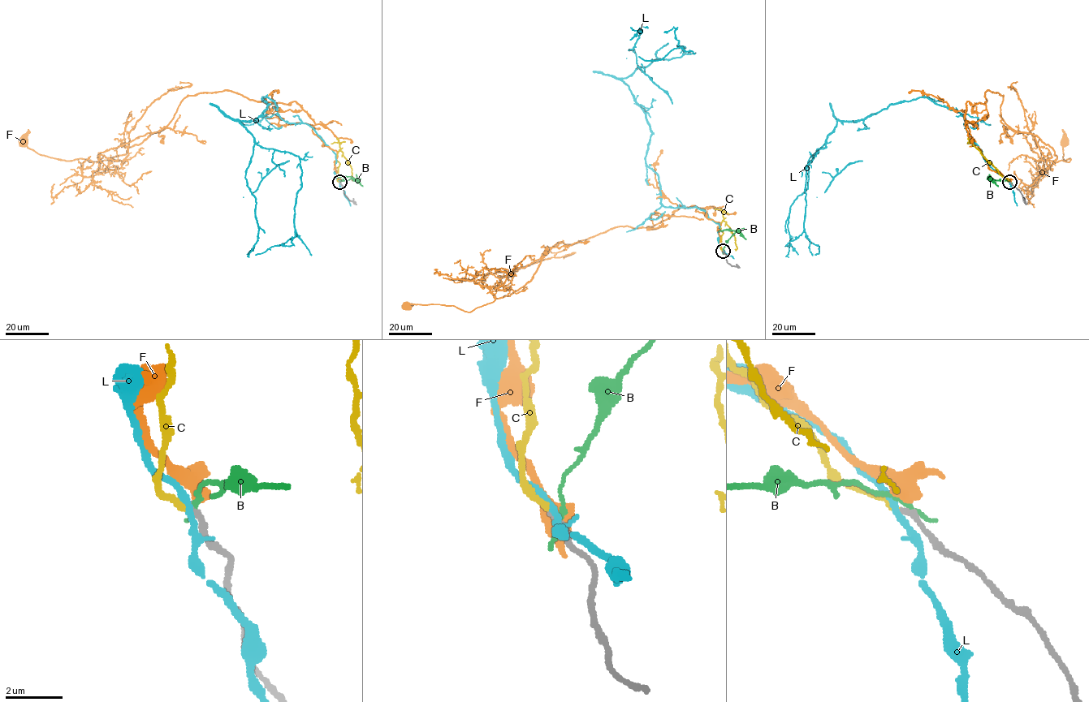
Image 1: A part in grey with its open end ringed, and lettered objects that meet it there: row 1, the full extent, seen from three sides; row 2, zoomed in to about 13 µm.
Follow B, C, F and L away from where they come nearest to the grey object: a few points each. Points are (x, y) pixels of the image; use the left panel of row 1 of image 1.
B: (339, 182), (352, 177), (335, 175)
C: (339, 182), (337, 156), (340, 151), (351, 166), (352, 180)
F: (339, 181), (337, 151), (295, 101), (227, 90), (187, 96), (163, 129), (110, 163), (50, 157), (23, 141)
L: (339, 182), (313, 128), (262, 97), (239, 120), (297, 156), (301, 188), (296, 235), (255, 254)

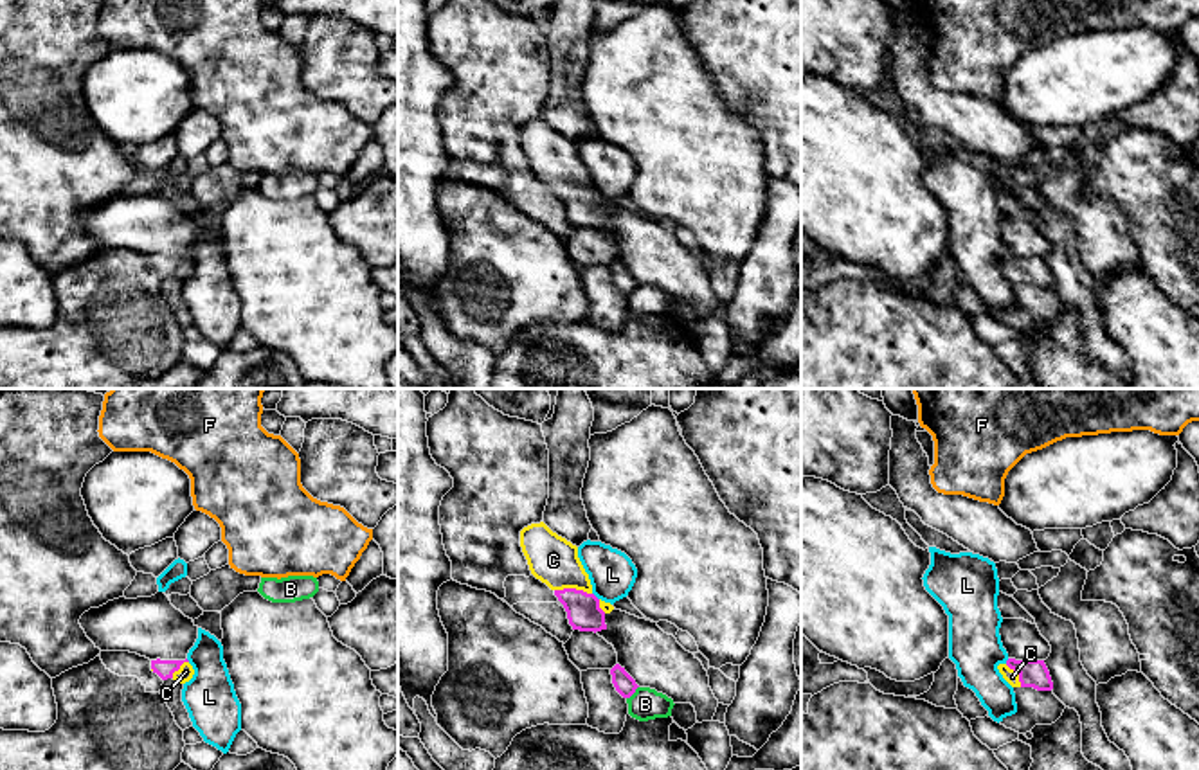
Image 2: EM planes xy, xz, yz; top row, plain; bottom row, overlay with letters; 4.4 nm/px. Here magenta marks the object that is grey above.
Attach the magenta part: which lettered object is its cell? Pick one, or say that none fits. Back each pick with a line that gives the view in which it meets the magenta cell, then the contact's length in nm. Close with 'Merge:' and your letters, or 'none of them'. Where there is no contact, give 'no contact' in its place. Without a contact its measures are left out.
C: contact in xz; length 170 nm
Merge: C

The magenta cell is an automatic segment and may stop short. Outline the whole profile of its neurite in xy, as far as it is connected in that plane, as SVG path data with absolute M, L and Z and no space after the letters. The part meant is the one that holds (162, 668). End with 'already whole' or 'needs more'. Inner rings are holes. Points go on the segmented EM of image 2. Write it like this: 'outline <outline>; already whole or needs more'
outline M151 660L151 671L157 673L162 680L173 678L180 684L185 684L193 678L194 669L189 660Z; needs more

